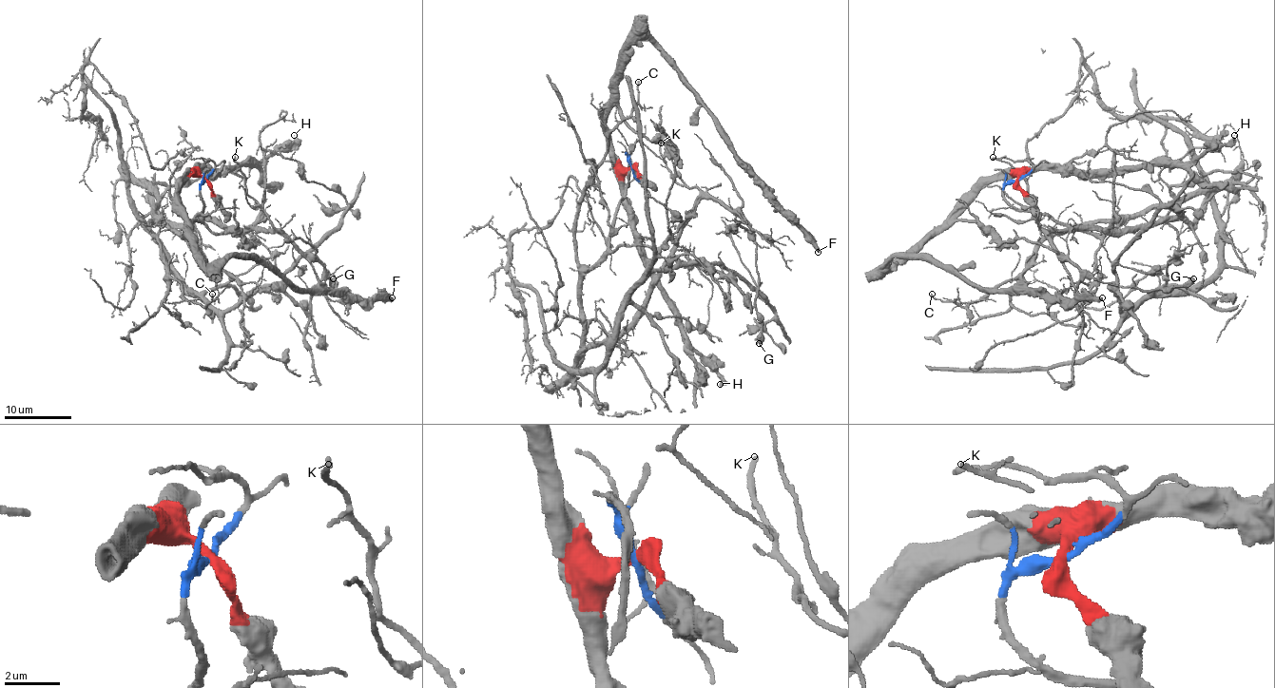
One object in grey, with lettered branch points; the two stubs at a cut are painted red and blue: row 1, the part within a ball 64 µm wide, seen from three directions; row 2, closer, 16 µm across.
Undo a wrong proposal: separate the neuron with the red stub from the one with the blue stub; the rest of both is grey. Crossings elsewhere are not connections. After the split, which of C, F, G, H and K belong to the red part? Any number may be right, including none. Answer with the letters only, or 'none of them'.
F, H

